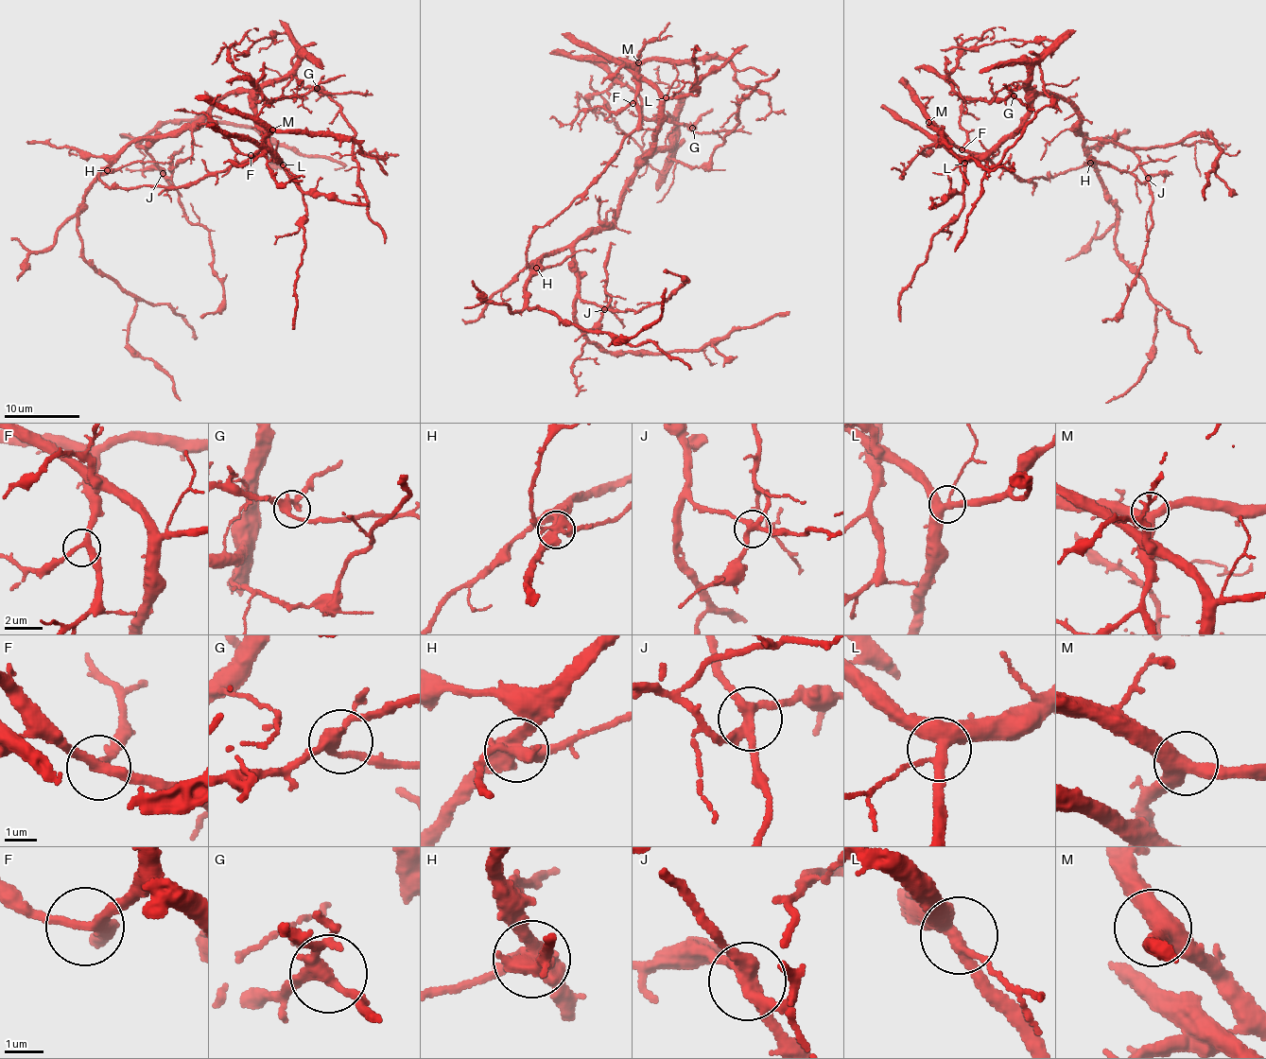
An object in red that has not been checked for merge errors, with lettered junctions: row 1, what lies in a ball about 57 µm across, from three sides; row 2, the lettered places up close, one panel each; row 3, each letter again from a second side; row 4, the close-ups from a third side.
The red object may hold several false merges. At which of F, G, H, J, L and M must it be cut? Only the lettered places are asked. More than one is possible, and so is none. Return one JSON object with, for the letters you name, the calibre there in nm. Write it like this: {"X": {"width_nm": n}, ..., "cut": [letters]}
{"H": {"width_nm": 460}, "J": {"width_nm": 320}, "cut": ["H", "J"]}

